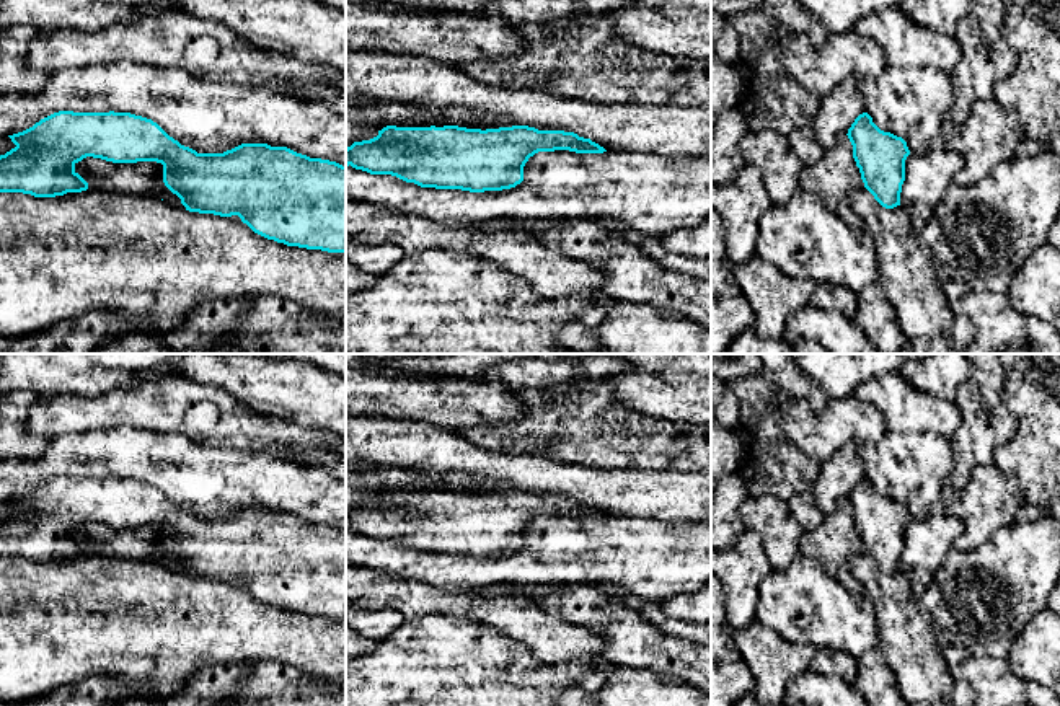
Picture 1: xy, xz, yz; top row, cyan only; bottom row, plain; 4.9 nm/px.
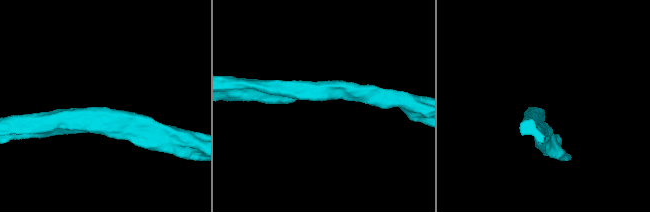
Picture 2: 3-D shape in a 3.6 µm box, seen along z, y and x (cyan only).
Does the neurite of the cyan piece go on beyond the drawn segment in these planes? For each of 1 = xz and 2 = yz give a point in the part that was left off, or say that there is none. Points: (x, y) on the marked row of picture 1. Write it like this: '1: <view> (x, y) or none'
1: none
2: none

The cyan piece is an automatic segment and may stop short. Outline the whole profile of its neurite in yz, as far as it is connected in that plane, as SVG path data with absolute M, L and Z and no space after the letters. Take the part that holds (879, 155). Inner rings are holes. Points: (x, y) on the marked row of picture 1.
M868 113L855 119L846 135L864 188L882 207L900 205L905 160L910 155L907 142L881 130Z

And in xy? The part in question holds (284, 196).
M59 111L8 137L16 147L0 155L0 192L55 197L86 191L88 183L75 171L75 165L86 157L113 163L157 161L163 165L165 186L189 212L238 215L267 240L346 253L346 166L336 161L267 143L241 143L223 153L197 153L170 137L152 119L114 111Z

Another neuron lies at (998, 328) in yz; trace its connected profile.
M974 290L951 302L974 324L974 338L962 354L1060 354L1060 333L1049 323L1021 315L1008 293Z

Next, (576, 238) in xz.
M569 220L538 238L564 256L600 269L605 276L600 292L612 305L649 305L711 329L711 280L660 266L638 245L594 220Z

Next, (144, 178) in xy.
M86 157L75 163L75 173L88 183L85 192L157 197L186 210L181 199L165 186L161 163L113 163Z

